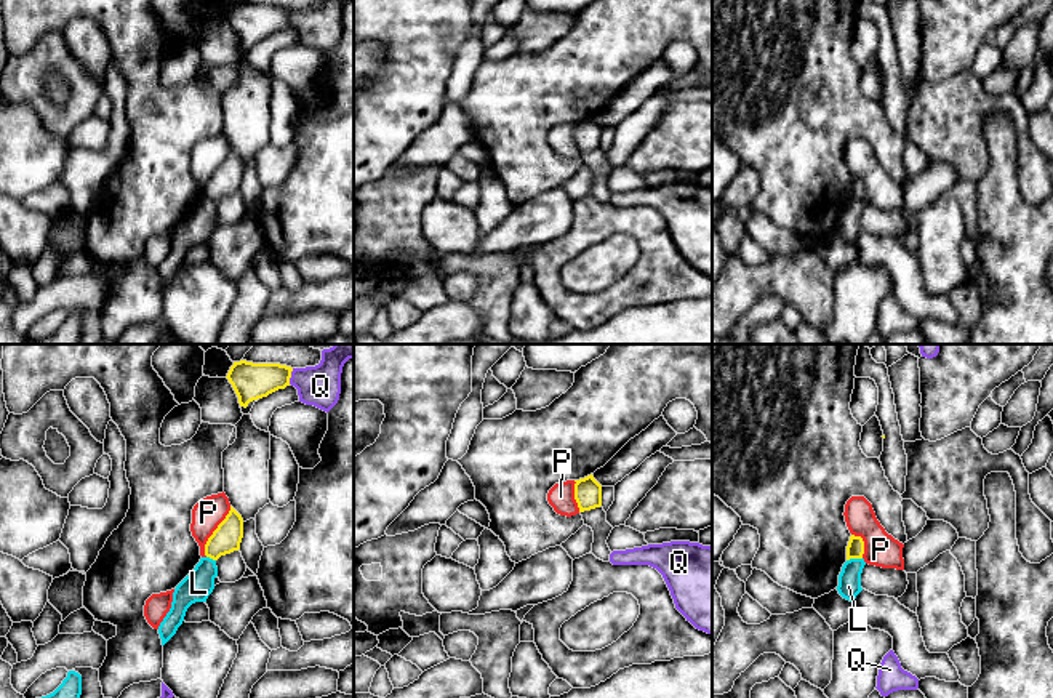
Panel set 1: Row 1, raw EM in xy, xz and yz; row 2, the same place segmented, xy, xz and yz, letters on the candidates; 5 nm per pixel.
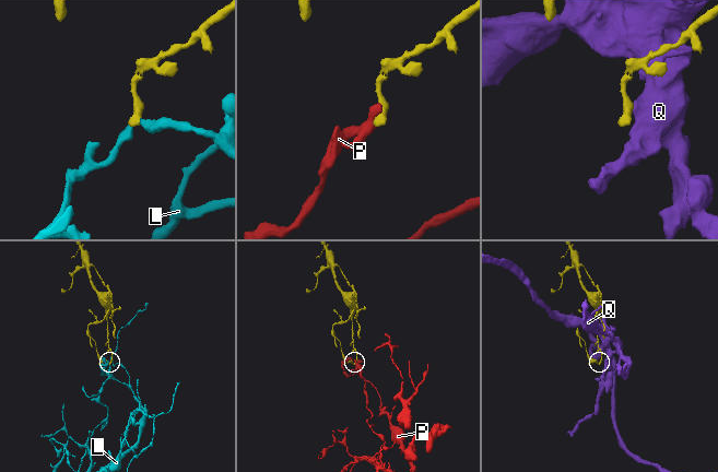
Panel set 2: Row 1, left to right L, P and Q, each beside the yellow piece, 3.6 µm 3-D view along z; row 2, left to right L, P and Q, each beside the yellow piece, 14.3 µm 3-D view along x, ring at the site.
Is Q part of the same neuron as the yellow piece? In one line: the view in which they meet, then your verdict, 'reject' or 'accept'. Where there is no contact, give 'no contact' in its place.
xy | reject

